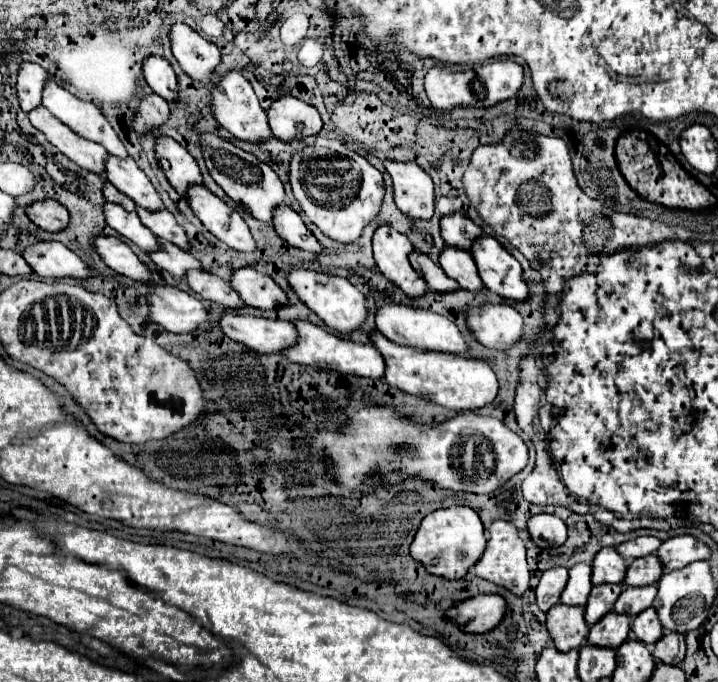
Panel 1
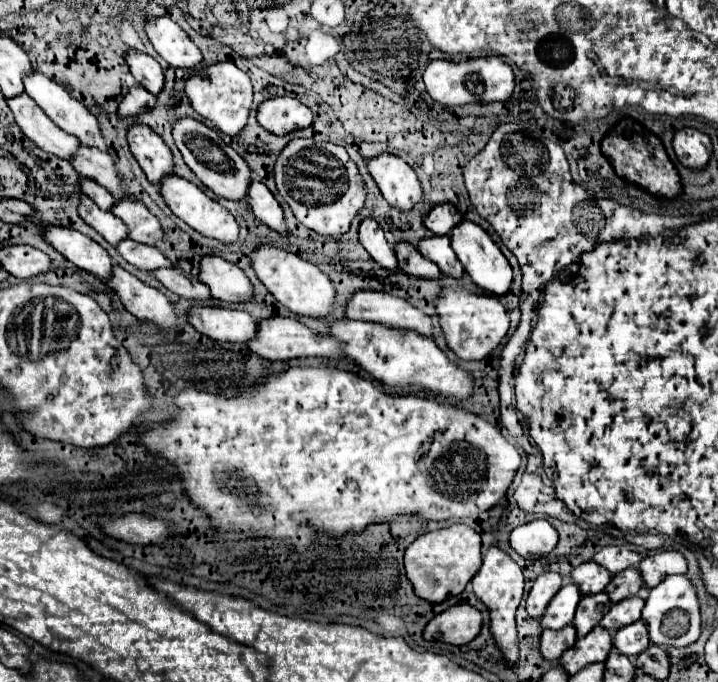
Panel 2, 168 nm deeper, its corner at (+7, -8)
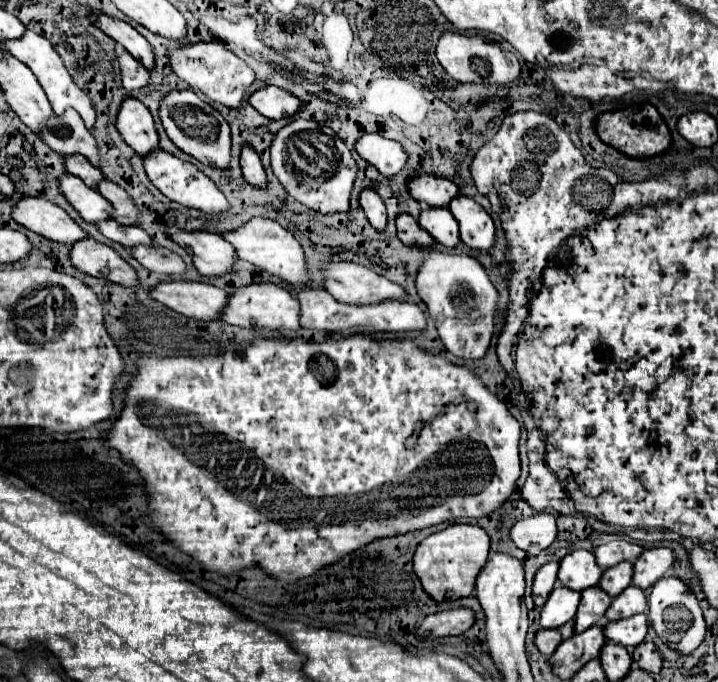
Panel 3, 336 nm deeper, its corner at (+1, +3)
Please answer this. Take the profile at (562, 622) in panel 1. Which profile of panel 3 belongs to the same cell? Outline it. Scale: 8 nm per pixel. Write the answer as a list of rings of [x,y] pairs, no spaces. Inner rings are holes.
[[[541,628],[537,634],[535,634],[535,646],[539,648],[539,652],[543,652],[545,656],[551,656],[557,646],[563,642],[563,628],[551,628],[551,630],[545,630]]]

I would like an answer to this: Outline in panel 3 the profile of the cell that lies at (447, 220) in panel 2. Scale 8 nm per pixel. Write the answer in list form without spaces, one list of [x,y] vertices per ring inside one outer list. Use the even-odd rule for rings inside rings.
[[[417,174],[409,180],[411,196],[419,202],[425,202],[431,208],[447,208],[449,202],[459,196],[459,188],[445,178],[429,176],[429,174]]]

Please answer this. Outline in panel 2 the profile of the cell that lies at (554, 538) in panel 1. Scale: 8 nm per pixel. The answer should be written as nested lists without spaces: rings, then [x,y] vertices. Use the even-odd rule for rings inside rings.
[[[535,519],[511,531],[509,543],[511,549],[517,551],[523,559],[537,559],[553,551],[557,545],[557,531],[545,519]]]

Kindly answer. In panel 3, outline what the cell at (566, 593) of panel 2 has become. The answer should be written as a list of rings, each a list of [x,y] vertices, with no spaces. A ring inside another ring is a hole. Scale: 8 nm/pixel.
[[[557,584],[543,606],[541,628],[559,628],[567,620],[575,618],[579,600],[581,600],[579,592],[571,592],[571,588],[563,588],[561,584]]]

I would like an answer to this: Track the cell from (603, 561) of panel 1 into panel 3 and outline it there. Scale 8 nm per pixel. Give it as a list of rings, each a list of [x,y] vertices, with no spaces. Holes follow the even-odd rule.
[[[573,550],[571,554],[567,554],[561,560],[559,566],[559,580],[563,586],[583,592],[585,588],[597,586],[601,576],[603,576],[603,568],[595,562],[593,552],[589,550]]]

